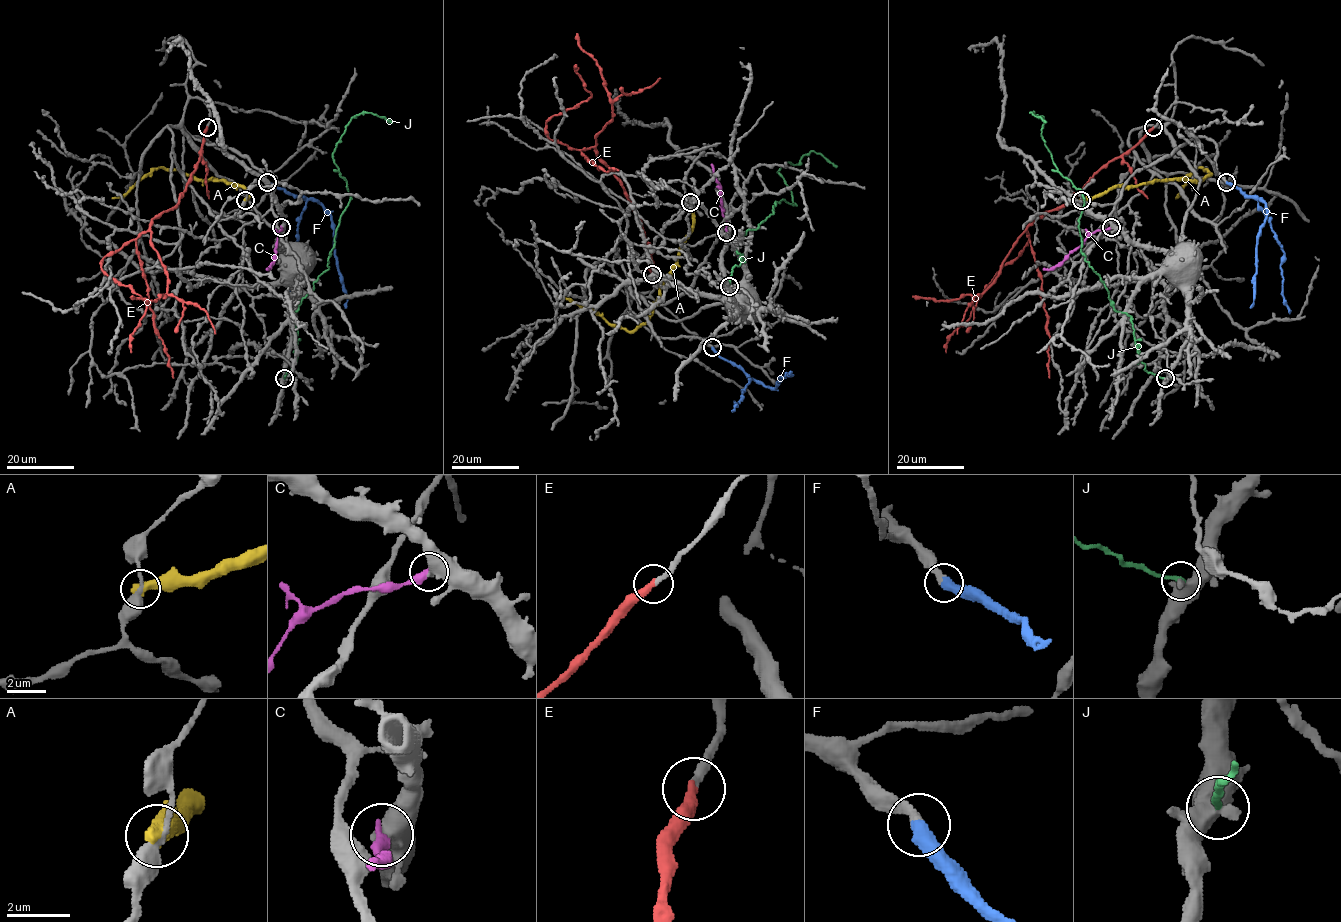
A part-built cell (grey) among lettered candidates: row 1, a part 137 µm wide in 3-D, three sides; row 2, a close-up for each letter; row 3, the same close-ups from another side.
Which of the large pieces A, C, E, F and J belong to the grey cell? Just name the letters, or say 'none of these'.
E, F

